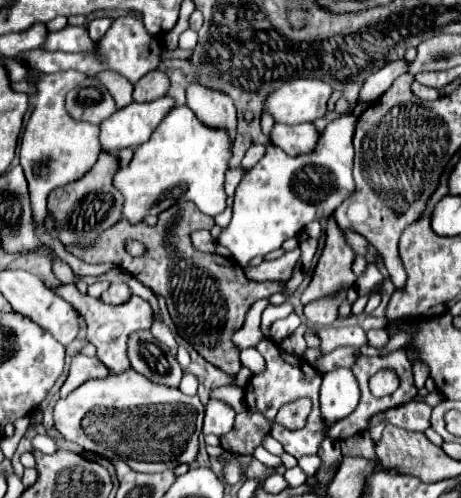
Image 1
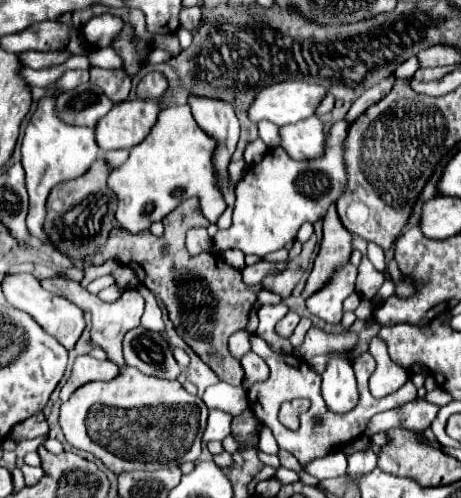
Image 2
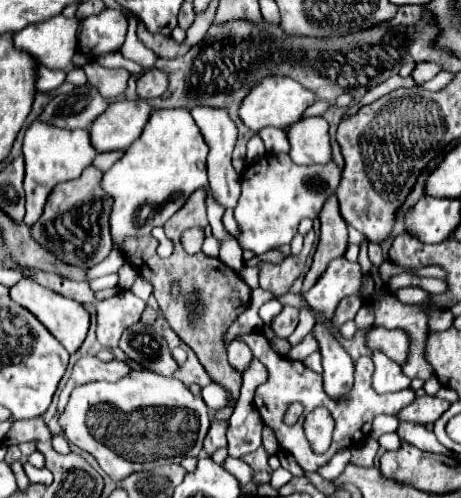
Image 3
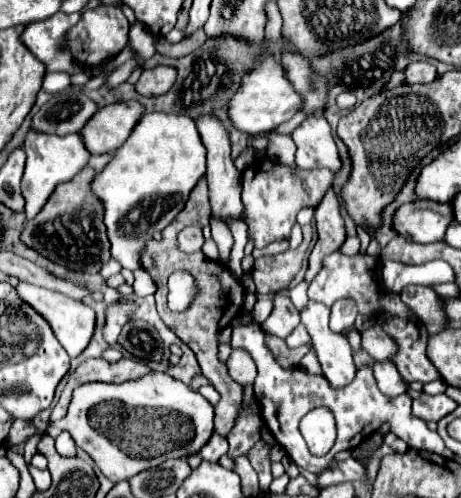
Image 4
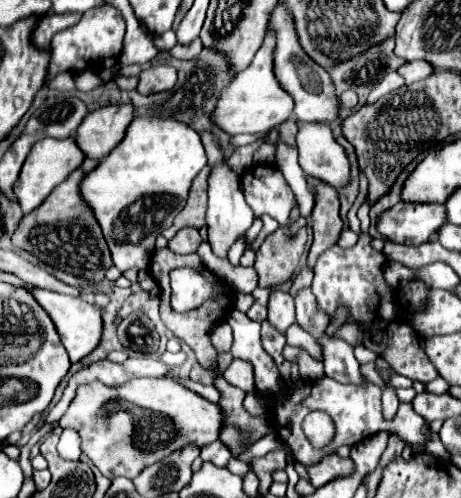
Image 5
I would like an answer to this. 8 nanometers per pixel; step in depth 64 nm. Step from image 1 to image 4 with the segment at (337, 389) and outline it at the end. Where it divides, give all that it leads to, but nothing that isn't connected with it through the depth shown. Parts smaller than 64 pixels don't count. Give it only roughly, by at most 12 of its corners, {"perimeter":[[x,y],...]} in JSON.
{"perimeter":[[316,302],[300,316],[332,388],[356,376],[352,348]]}

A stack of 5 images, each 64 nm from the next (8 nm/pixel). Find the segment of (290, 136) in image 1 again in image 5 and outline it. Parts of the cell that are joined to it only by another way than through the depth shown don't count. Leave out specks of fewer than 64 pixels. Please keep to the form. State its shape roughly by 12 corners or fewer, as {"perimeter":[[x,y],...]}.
{"perimeter":[[298,124],[298,162],[334,188],[350,164],[328,124]]}

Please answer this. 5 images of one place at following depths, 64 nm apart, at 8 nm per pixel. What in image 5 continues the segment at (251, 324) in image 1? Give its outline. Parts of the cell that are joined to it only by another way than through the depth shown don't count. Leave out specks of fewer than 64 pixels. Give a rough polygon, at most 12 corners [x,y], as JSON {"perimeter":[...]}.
{"perimeter":[[234,358],[224,378],[244,392],[254,390],[252,364]]}

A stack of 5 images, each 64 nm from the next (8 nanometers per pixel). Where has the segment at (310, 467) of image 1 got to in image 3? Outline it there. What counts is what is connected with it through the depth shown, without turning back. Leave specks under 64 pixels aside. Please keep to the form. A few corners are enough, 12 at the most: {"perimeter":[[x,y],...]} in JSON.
{"perimeter":[[342,449],[316,474],[324,480],[338,478],[350,462],[350,449]]}

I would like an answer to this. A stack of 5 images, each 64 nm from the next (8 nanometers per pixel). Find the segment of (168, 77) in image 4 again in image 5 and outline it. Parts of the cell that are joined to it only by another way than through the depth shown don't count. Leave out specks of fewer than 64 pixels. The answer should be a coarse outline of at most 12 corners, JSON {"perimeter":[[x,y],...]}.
{"perimeter":[[168,64],[142,70],[140,94],[164,92],[176,84],[176,70]]}

